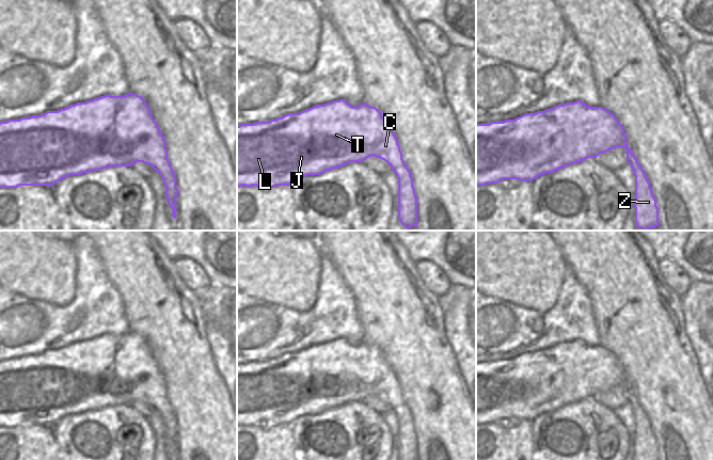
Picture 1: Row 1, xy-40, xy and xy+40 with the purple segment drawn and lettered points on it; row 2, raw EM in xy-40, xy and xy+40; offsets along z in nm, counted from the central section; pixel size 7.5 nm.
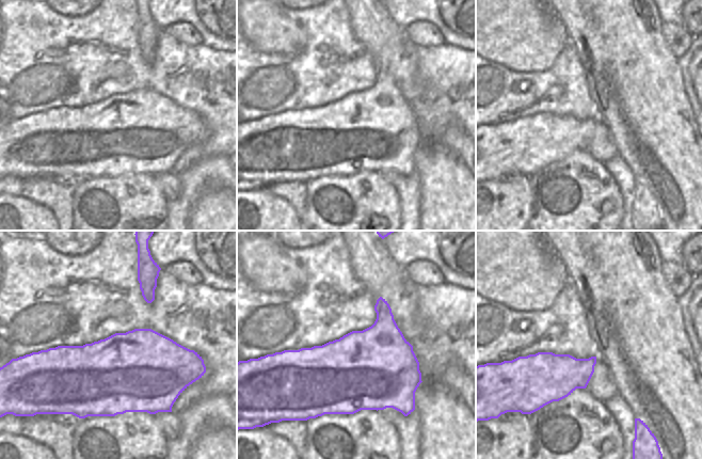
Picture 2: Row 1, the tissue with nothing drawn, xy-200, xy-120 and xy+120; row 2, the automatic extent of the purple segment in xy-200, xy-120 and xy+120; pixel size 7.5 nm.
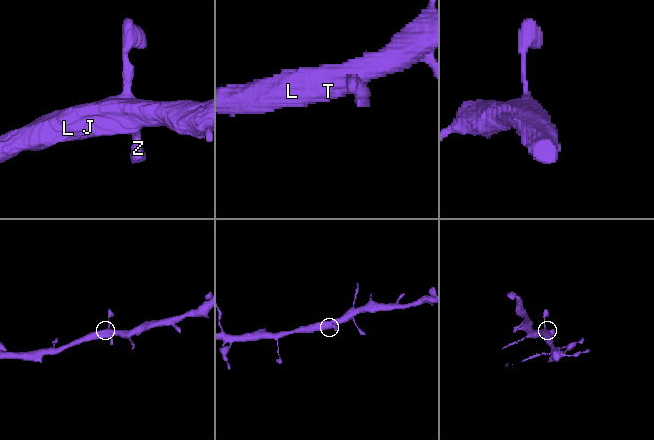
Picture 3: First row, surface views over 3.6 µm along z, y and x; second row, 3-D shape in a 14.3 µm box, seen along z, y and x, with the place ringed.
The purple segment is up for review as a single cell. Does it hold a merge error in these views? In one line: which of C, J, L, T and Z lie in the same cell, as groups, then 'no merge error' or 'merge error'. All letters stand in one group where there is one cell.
C J L T Z | no merge error

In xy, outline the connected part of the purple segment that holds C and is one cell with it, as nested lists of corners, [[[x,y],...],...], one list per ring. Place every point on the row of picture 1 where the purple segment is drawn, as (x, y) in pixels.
[[[344,99],[316,105],[269,122],[237,126],[237,188],[291,186],[307,175],[320,175],[369,157],[384,160],[398,178],[398,219],[406,227],[417,226],[417,197],[398,140],[381,112],[365,102],[352,107]]]

